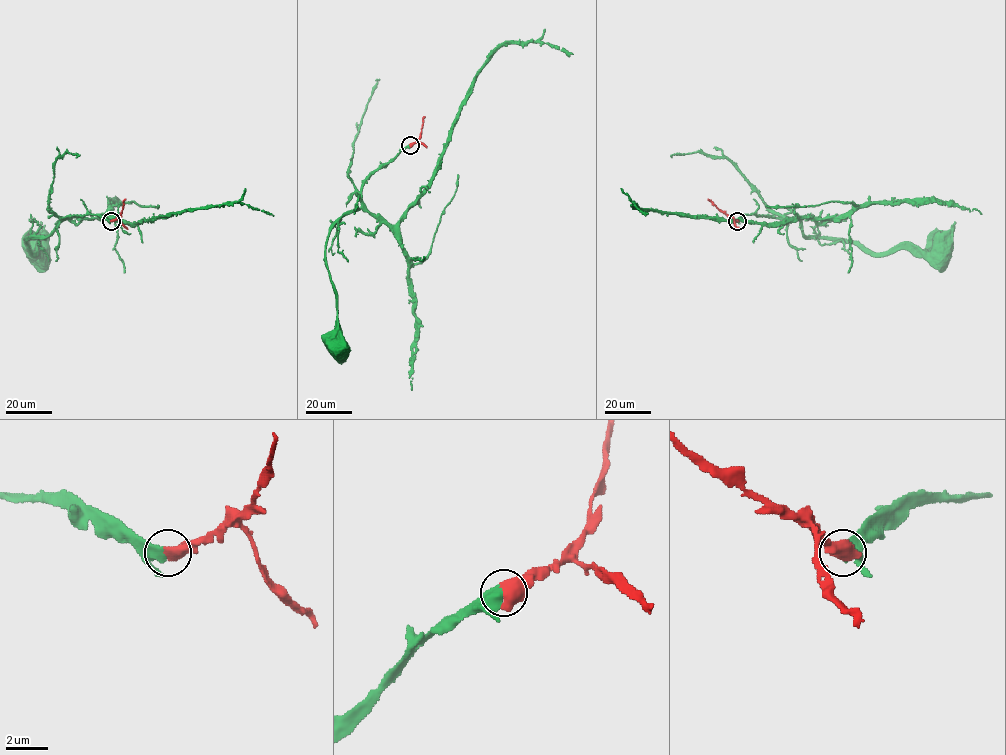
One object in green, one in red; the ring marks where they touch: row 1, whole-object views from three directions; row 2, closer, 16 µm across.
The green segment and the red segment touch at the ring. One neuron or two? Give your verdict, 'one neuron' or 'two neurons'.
one neuron

